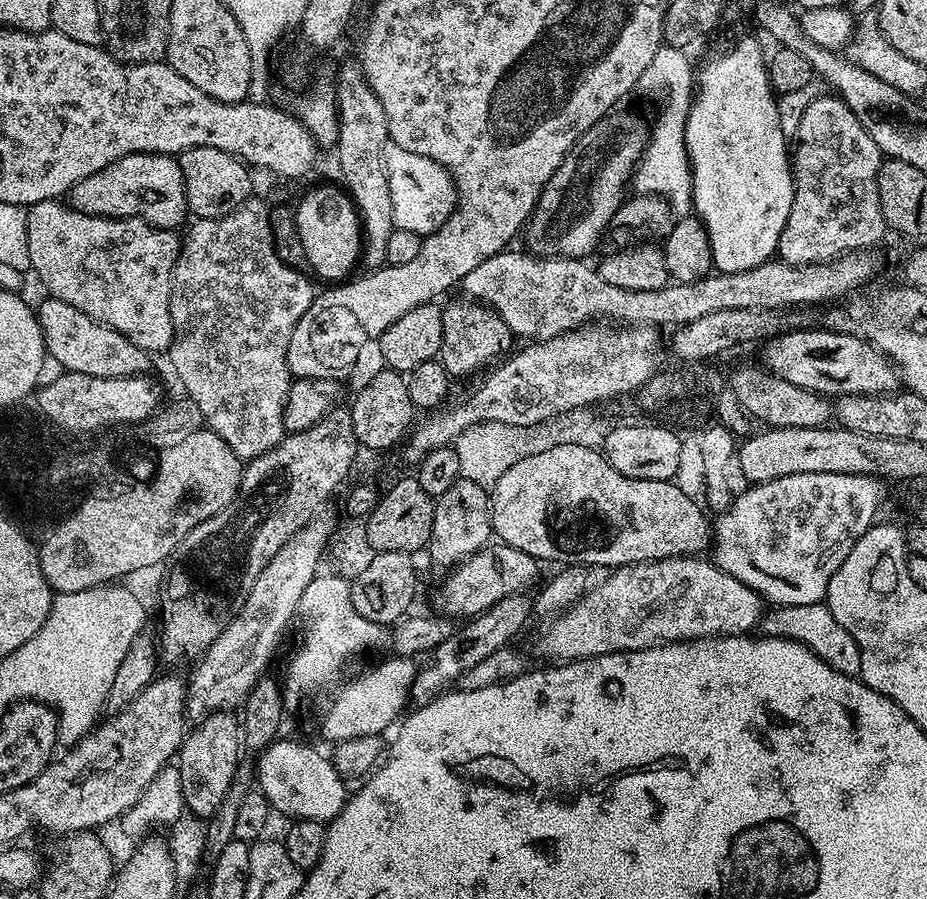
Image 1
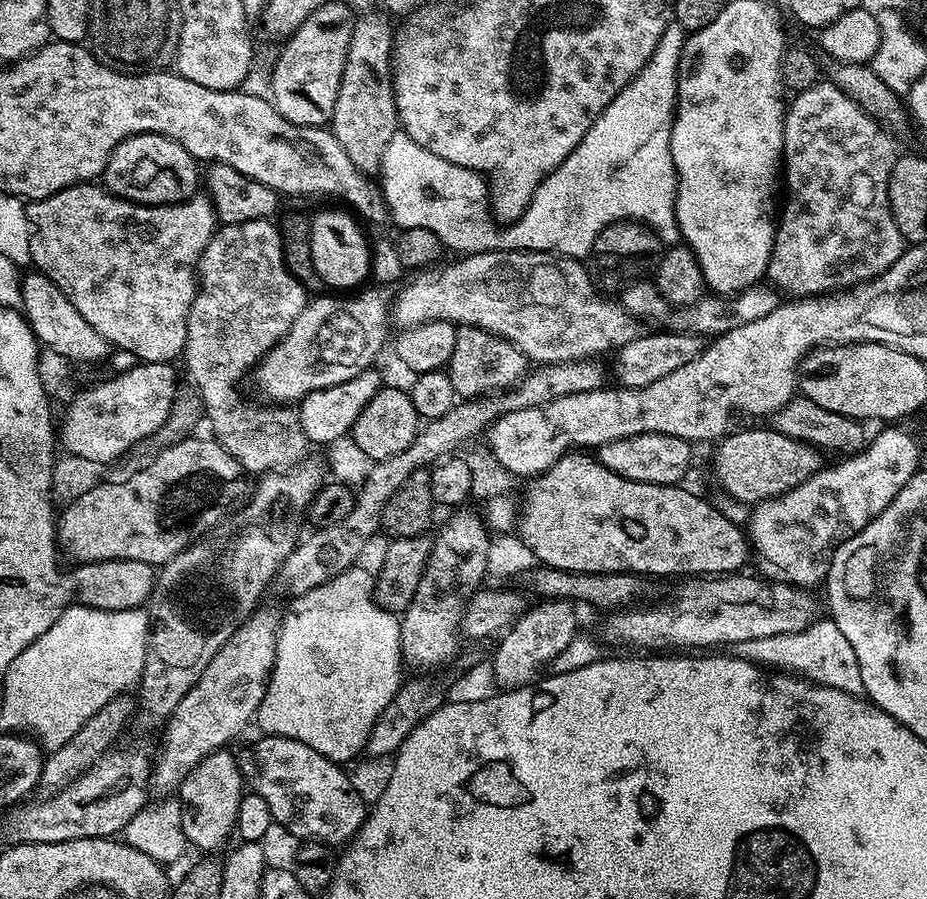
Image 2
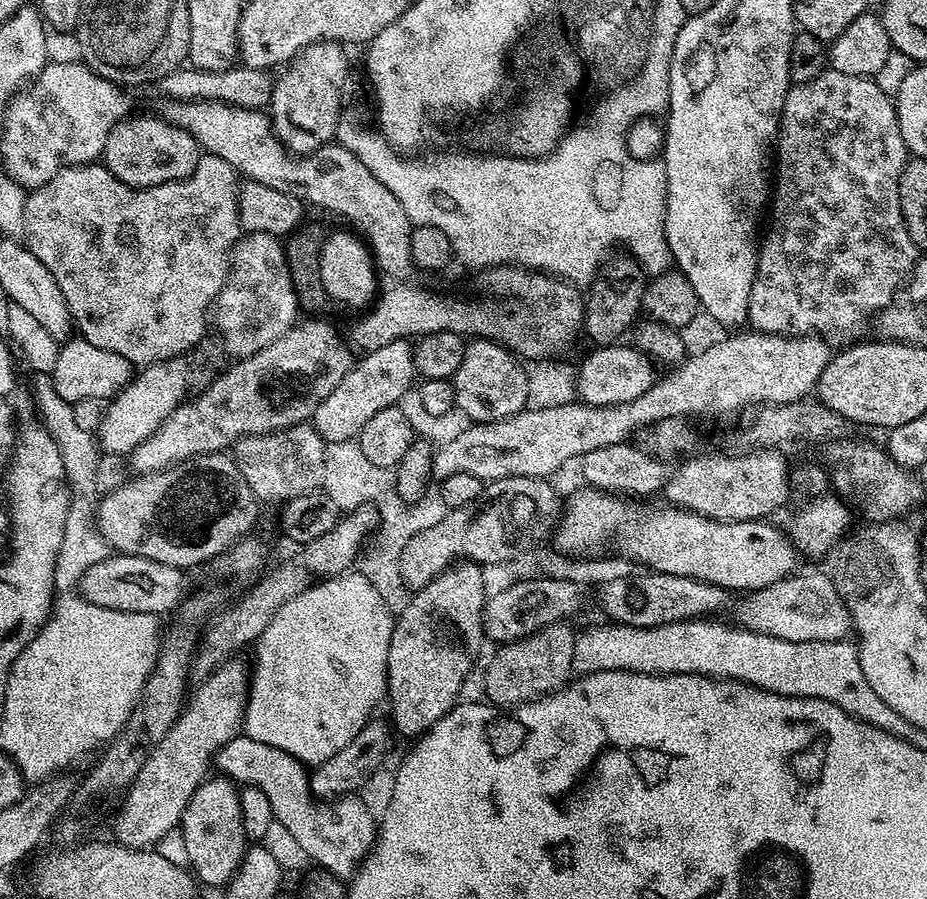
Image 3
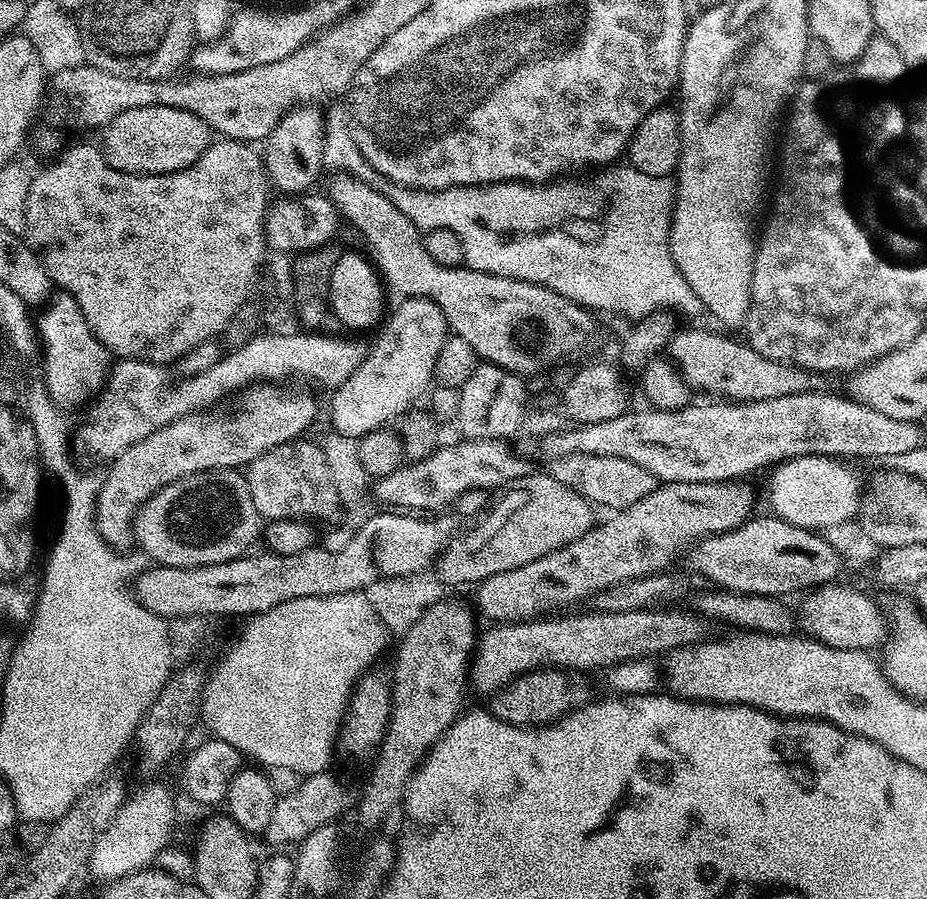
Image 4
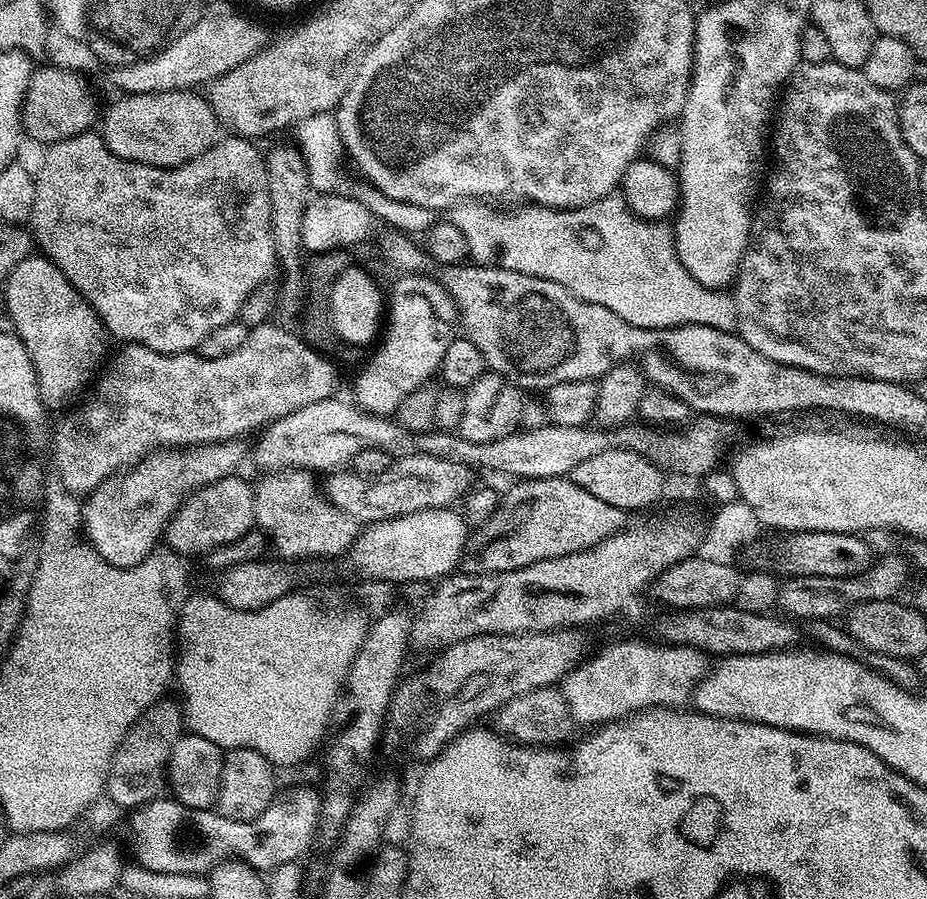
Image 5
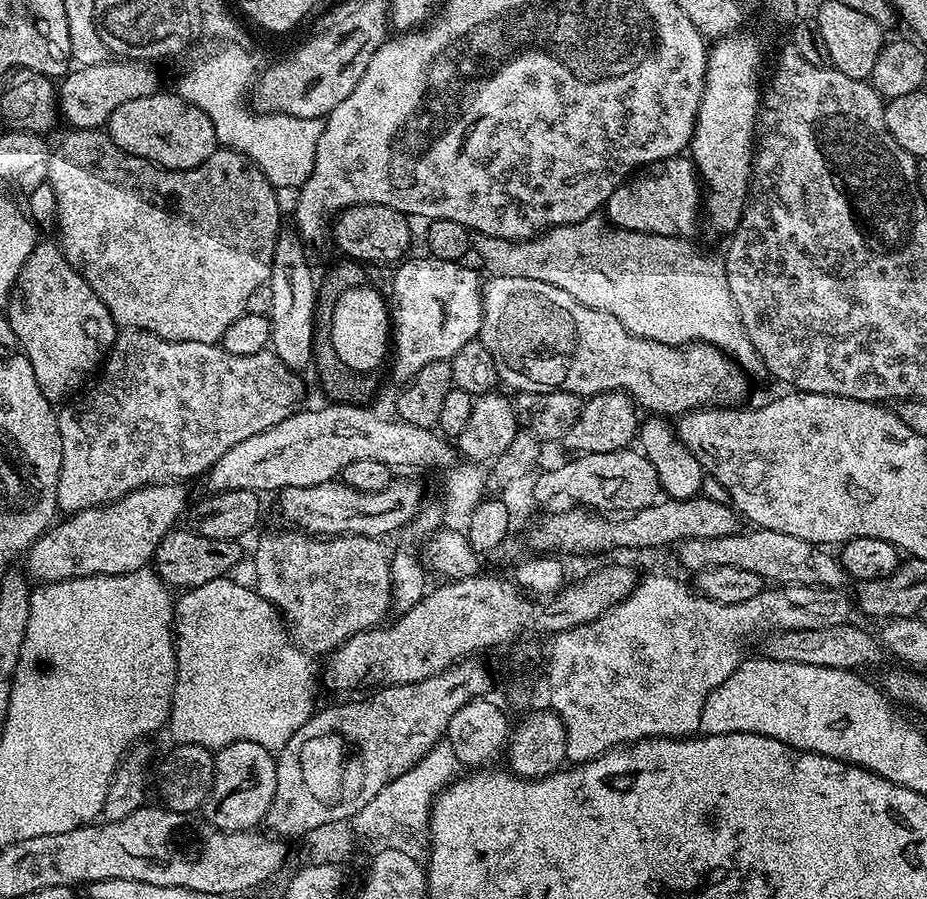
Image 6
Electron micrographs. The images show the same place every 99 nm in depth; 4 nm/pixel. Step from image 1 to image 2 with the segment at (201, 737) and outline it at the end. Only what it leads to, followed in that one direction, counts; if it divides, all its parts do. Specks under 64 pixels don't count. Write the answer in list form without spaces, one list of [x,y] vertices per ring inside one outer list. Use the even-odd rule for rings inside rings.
[[[221,750],[202,758],[190,774],[180,783],[178,803],[181,810],[182,830],[192,848],[201,848],[201,853],[216,854],[236,831],[238,806],[246,791],[240,761],[232,750]]]

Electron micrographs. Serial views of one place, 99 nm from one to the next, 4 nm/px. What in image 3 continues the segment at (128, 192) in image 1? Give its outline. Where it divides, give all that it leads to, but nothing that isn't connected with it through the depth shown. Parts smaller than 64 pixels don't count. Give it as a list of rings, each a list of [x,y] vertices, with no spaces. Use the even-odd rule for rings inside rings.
[[[129,114],[118,121],[106,138],[102,163],[126,186],[149,188],[166,182],[184,180],[198,166],[202,149],[200,143],[186,130],[165,120],[163,115],[136,116]]]

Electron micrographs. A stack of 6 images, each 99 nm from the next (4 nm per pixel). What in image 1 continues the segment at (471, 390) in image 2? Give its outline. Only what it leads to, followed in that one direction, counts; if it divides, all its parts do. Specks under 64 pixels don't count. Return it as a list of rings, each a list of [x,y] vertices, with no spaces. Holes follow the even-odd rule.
[[[471,298],[459,299],[453,304],[445,303],[442,308],[442,346],[438,359],[452,378],[472,376],[480,371],[483,373],[514,348],[514,337],[508,324],[493,308]]]

